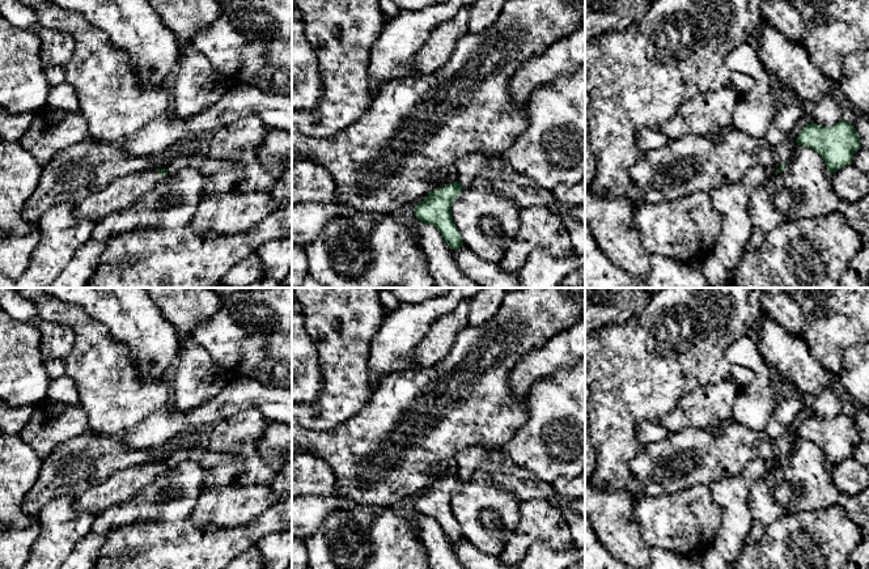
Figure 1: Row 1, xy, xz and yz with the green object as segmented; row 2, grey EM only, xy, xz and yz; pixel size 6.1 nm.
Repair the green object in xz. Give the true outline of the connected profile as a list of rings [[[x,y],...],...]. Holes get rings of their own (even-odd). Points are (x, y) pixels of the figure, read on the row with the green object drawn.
[[[446,171],[436,174],[434,181],[437,188],[431,191],[423,201],[417,203],[415,216],[417,221],[437,228],[450,249],[457,250],[465,245],[453,222],[452,207],[463,188]]]

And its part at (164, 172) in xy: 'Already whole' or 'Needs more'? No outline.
Needs more

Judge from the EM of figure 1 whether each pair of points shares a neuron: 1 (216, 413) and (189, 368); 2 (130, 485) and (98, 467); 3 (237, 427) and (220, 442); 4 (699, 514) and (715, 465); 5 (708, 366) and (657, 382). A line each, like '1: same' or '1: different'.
1: different
2: different
3: same
4: different
5: same

